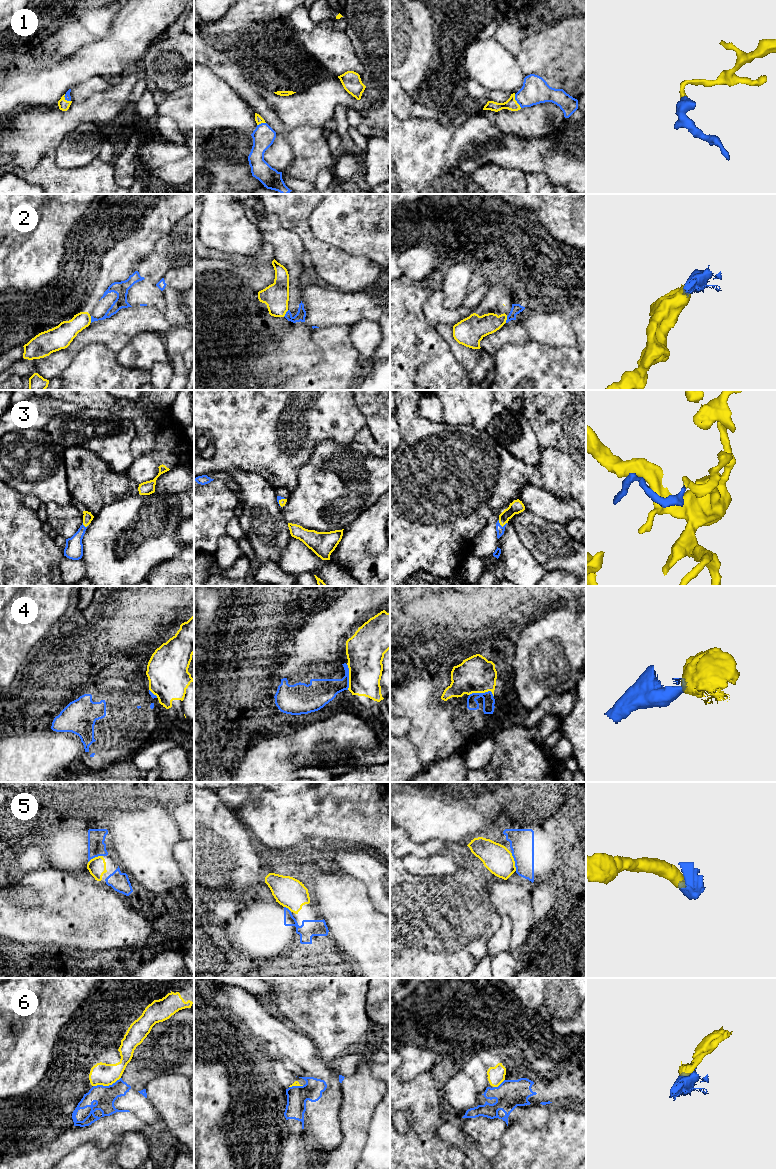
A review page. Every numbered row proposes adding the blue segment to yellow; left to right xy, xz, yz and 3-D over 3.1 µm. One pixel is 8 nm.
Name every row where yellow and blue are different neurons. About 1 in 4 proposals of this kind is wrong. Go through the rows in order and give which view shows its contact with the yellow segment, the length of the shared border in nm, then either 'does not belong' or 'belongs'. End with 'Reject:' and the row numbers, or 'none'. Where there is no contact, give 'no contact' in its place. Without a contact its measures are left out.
1: contact in yz; length 130 nm; belongs
2: contact in xy; length 60 nm; does not belong
3: contact in yz; length 80 nm; belongs
4: contact in yz; length 200 nm; does not belong
5: contact in yz; length 160 nm; belongs
6: contact in xy; length 240 nm; does not belong
Reject: 2, 4, 6

